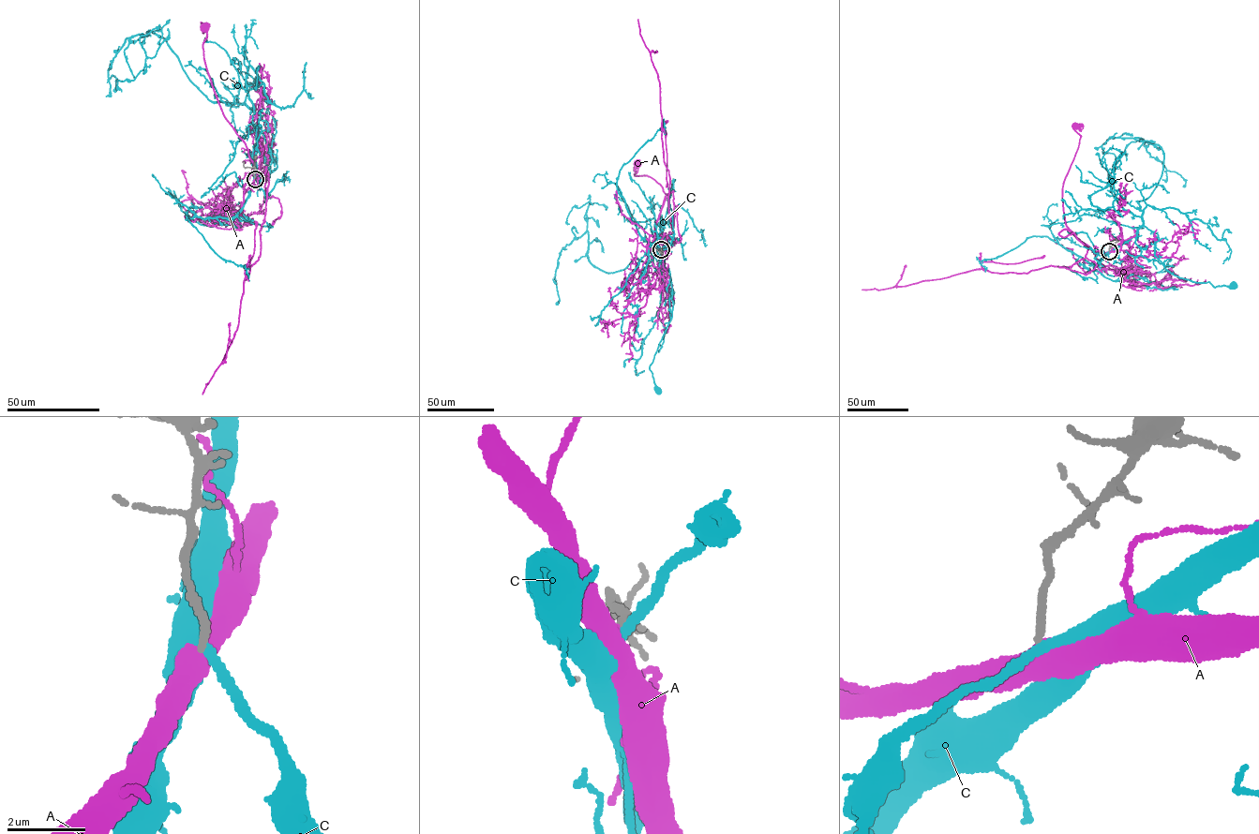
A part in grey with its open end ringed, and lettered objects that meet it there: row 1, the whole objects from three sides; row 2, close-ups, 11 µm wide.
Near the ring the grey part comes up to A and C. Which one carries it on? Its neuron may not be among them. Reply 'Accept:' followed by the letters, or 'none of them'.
Accept: A

